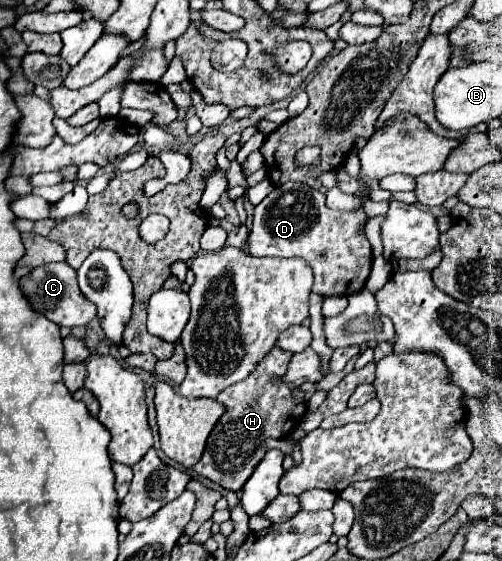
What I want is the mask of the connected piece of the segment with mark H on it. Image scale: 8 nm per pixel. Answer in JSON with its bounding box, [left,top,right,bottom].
[192,348,306,492]

